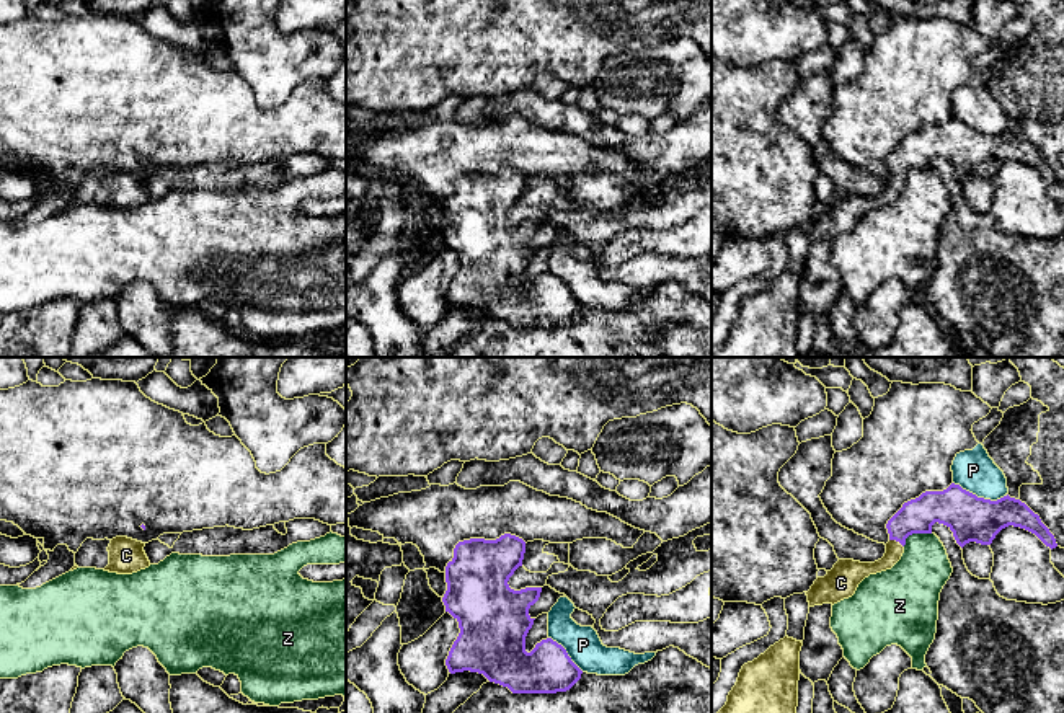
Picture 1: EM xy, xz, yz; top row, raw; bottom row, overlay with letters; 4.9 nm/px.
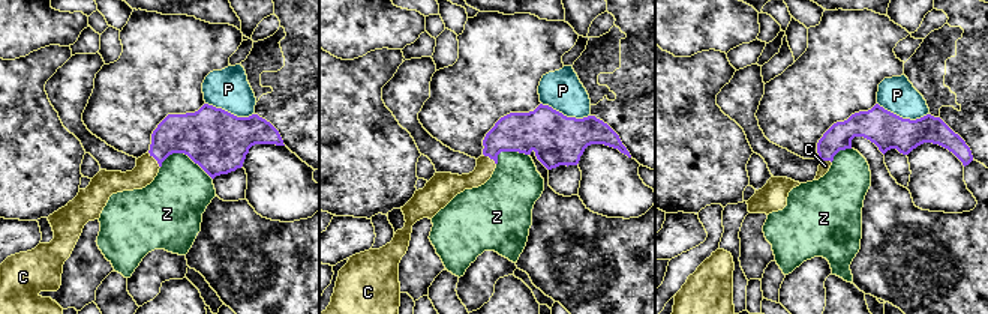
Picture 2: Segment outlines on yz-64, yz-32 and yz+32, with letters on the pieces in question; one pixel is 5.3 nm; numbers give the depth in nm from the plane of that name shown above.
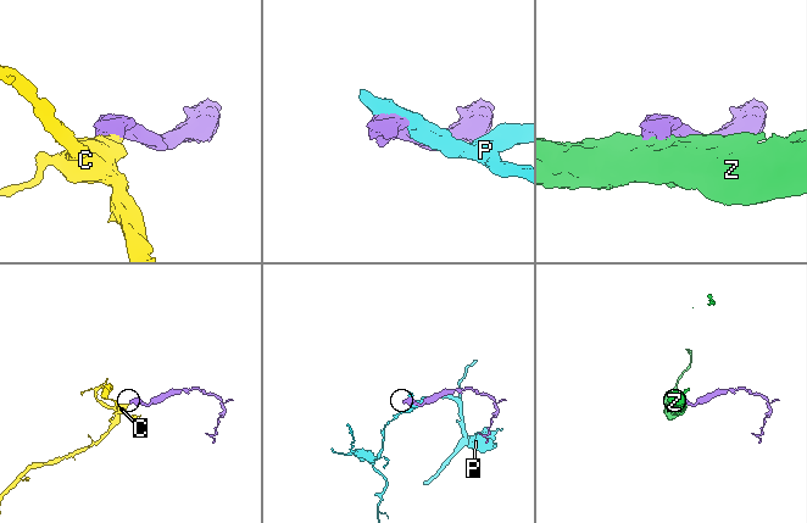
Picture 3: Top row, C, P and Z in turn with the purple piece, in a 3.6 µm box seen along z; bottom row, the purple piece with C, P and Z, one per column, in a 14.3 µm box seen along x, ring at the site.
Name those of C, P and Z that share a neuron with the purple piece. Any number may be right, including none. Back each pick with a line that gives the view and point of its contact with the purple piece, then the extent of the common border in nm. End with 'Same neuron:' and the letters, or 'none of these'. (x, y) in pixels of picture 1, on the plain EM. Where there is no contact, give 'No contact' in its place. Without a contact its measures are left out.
C: Touches purple at yz (896, 175). Shared border 80 nm
Same neuron: C

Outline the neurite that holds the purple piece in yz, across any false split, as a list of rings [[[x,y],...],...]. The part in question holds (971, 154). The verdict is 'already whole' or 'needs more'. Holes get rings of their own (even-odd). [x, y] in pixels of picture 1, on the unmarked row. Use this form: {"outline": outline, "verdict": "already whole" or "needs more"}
{"outline": [[[951,117],[943,126],[925,126],[902,139],[886,158],[889,176],[881,194],[875,197],[839,194],[824,212],[818,212],[806,227],[809,241],[834,240],[852,232],[865,212],[891,204],[901,194],[909,170],[932,168],[935,157],[947,160],[961,183],[969,176],[991,179],[1009,160],[1035,168],[1051,184],[1057,181],[1040,150],[1020,134],[1007,129],[991,135]]], "verdict": "needs more"}

